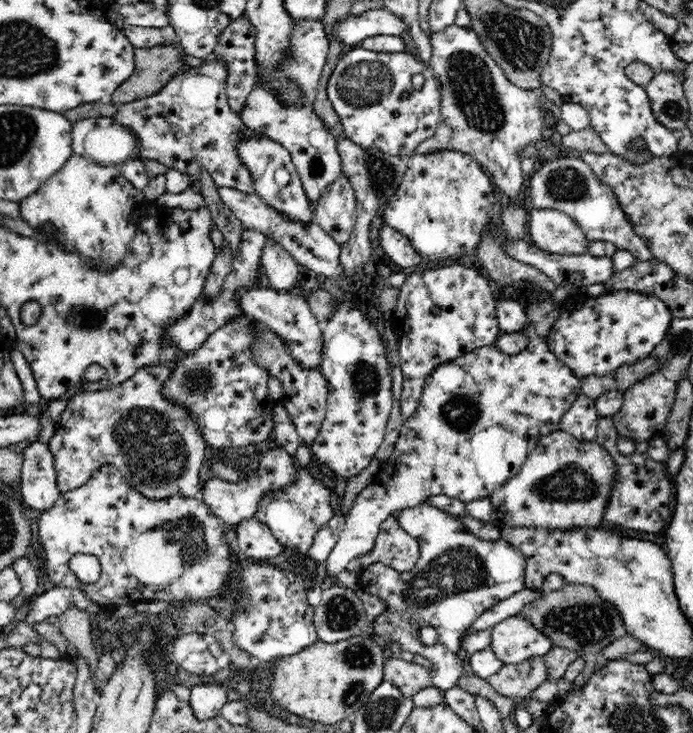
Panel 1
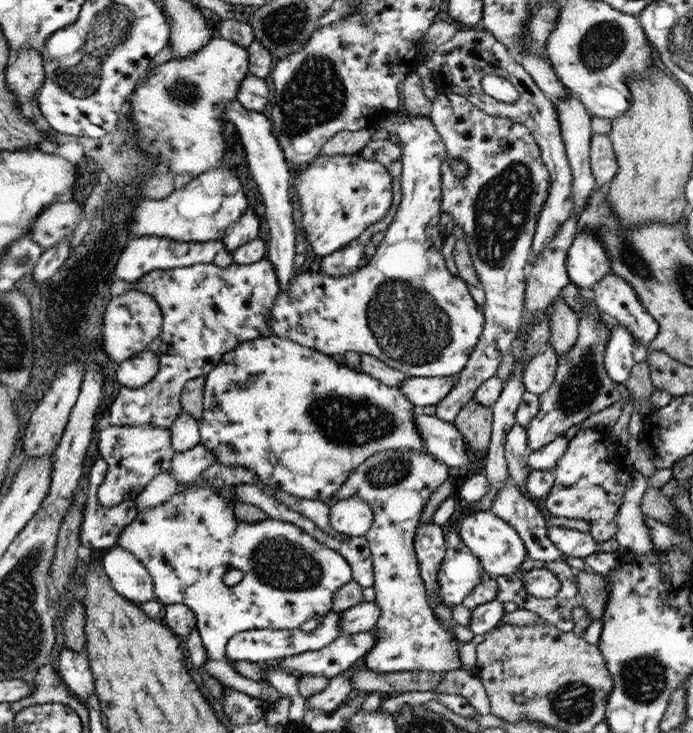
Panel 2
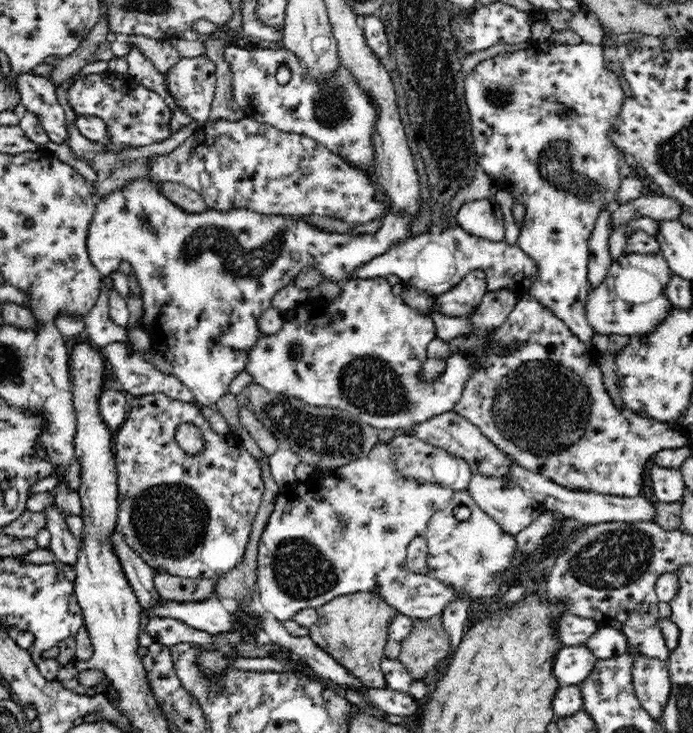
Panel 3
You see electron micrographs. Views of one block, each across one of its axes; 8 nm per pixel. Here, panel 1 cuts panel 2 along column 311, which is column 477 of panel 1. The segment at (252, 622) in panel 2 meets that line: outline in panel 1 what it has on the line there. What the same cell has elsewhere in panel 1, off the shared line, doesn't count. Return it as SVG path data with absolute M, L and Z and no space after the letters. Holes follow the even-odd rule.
M428 502L400 510L399 520L402 529L410 532L419 544L419 558L415 567L402 573L396 572L382 563L360 568L360 572L357 574L359 588L386 602L386 612L372 620L373 636L380 643L394 641L400 645L400 648L427 658L436 666L436 670L431 673L433 686L446 691L454 688L458 678L468 672L467 666L462 665L462 660L458 659L458 655L456 655L461 647L460 642L464 632L472 626L473 622L476 622L476 618L480 614L492 609L492 606L496 606L500 600L510 598L525 587L524 570L527 562L522 552L516 549L513 543L507 542L501 537L494 542L484 540L480 536L468 532L460 518L451 515L448 511L443 511L440 507L432 506ZM425 625L433 626L438 633L437 641L431 647L425 646L416 633Z

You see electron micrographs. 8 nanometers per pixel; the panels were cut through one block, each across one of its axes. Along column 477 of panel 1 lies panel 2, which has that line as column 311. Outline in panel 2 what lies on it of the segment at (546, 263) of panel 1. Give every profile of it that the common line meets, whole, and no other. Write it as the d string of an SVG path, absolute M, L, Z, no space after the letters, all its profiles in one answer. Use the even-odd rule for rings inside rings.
M324 155L316 157L310 164L297 168L296 194L302 212L302 228L308 244L316 257L328 257L348 246L348 243L378 222L391 206L393 200L393 178L388 169L380 162L371 161L358 155Z

